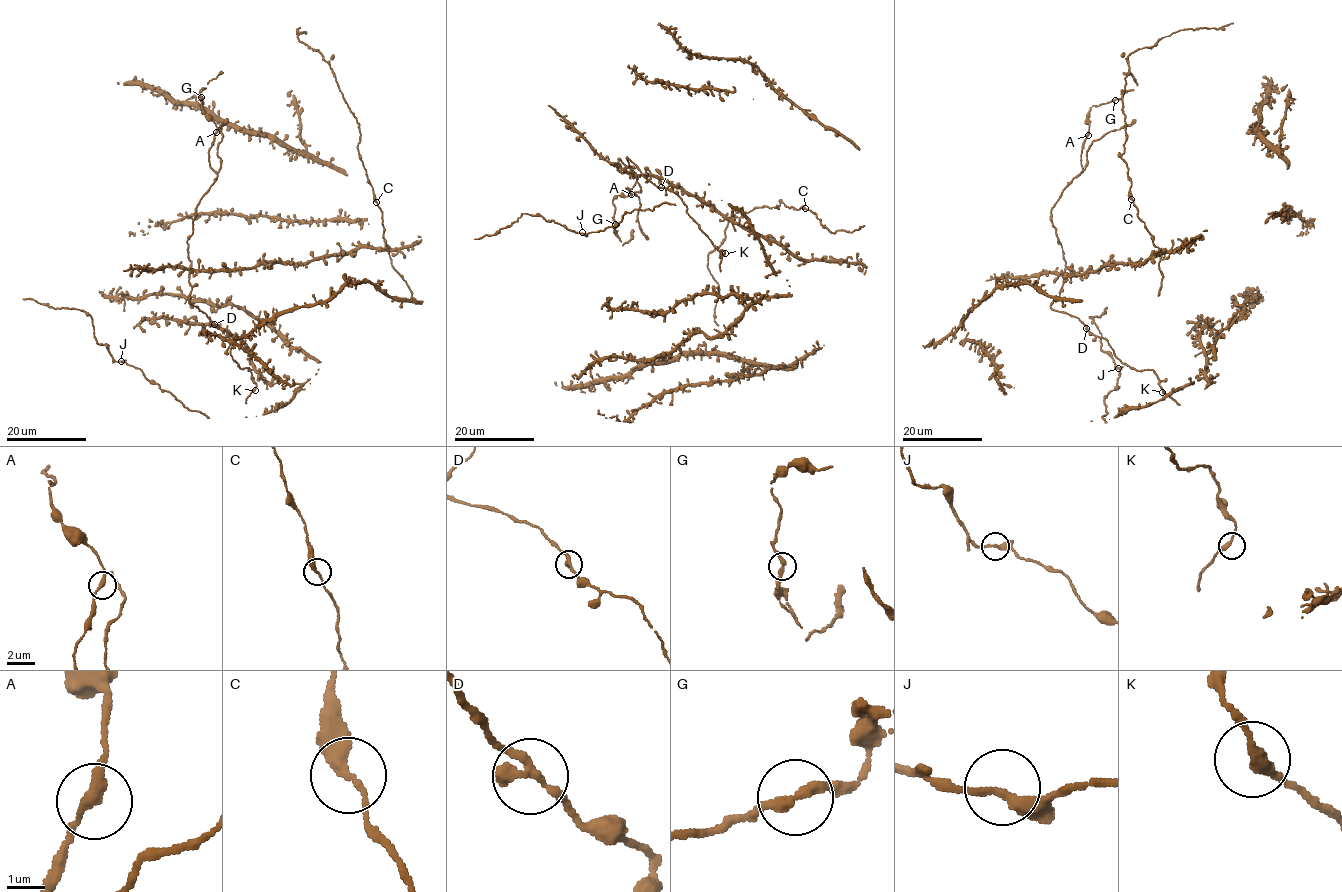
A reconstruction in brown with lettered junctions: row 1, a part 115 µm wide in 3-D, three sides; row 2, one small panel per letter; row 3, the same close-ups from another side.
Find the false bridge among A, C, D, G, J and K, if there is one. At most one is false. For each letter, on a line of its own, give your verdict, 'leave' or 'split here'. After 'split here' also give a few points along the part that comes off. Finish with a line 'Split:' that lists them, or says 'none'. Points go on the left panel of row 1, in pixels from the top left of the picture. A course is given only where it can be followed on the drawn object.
A: leave
C: leave
D: leave
G: leave
J: leave
K: leave
Split: none

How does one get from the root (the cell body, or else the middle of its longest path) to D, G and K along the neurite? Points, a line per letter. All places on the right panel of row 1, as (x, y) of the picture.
D: (1106, 266), (1068, 276), (1050, 306), (1074, 315), (1086, 328)
G: (1106, 266), (1064, 273), (1051, 212), (1062, 189), (1083, 170), (1090, 108), (1115, 99)
K: (1106, 266), (1068, 276), (1050, 307), (1074, 315), (1104, 338), (1123, 363), (1151, 369), (1162, 392)

